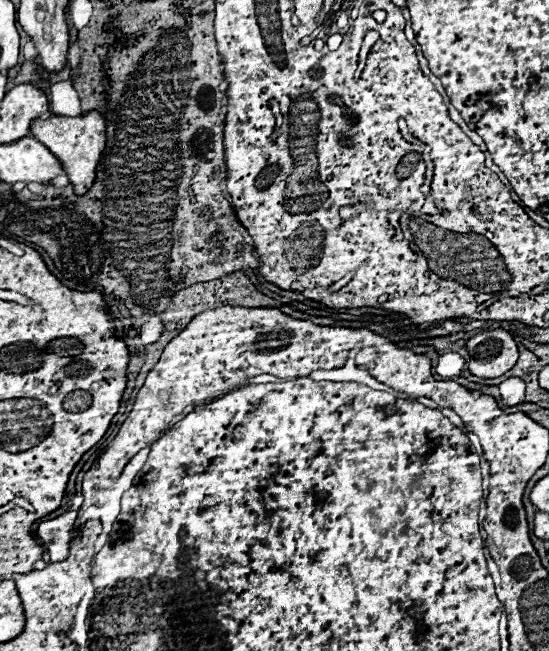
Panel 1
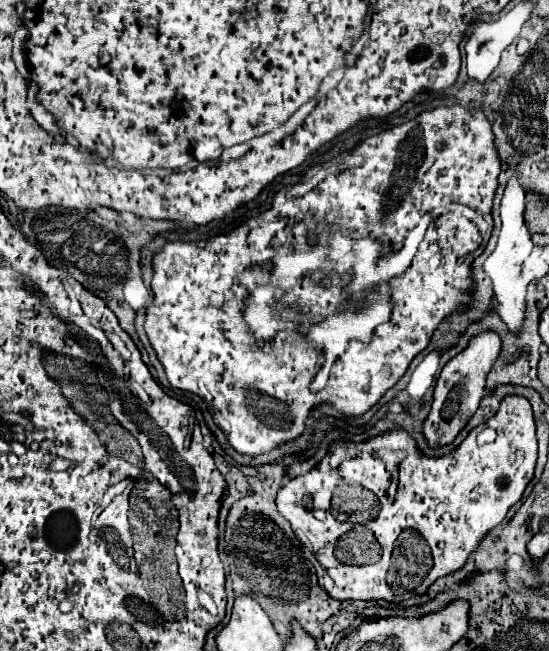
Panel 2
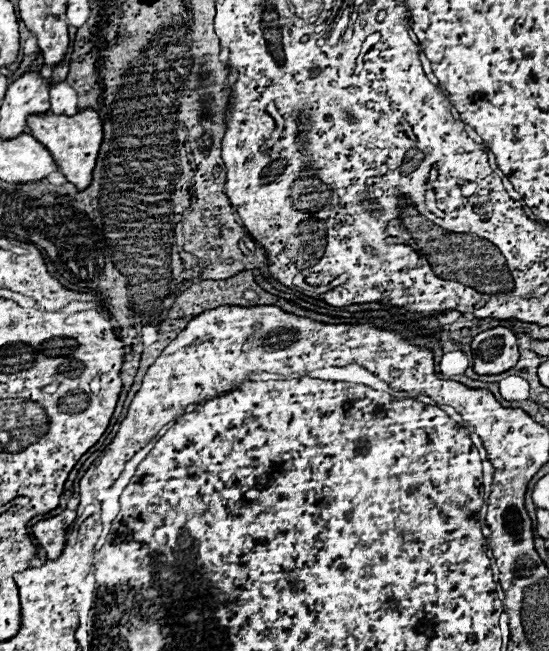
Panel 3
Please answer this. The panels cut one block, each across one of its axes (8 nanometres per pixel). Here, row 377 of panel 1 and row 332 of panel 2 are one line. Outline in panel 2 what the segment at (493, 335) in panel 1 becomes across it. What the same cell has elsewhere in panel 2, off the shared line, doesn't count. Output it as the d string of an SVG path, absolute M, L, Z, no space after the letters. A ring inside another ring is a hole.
M484 330L484 332L478 332L474 338L470 338L468 346L458 356L446 362L434 388L432 410L424 422L424 434L432 446L450 444L456 438L456 434L466 426L466 422L474 416L484 396L486 376L494 366L494 362L498 360L500 352L502 352L500 334L494 330Z

